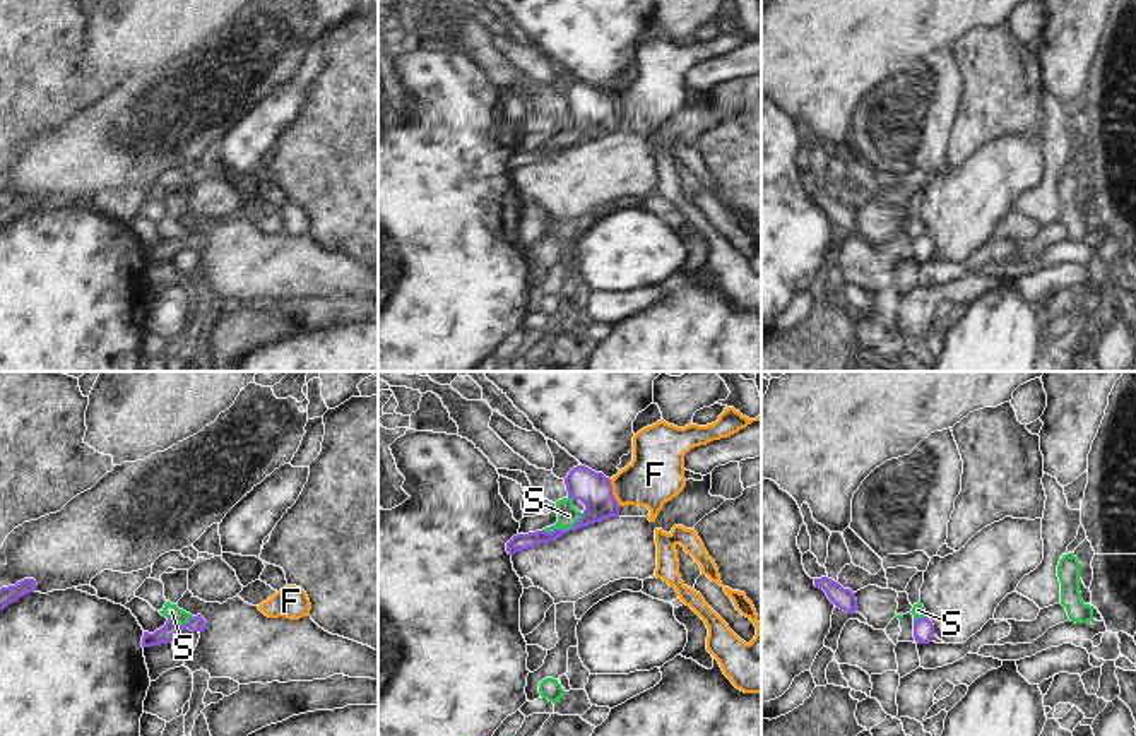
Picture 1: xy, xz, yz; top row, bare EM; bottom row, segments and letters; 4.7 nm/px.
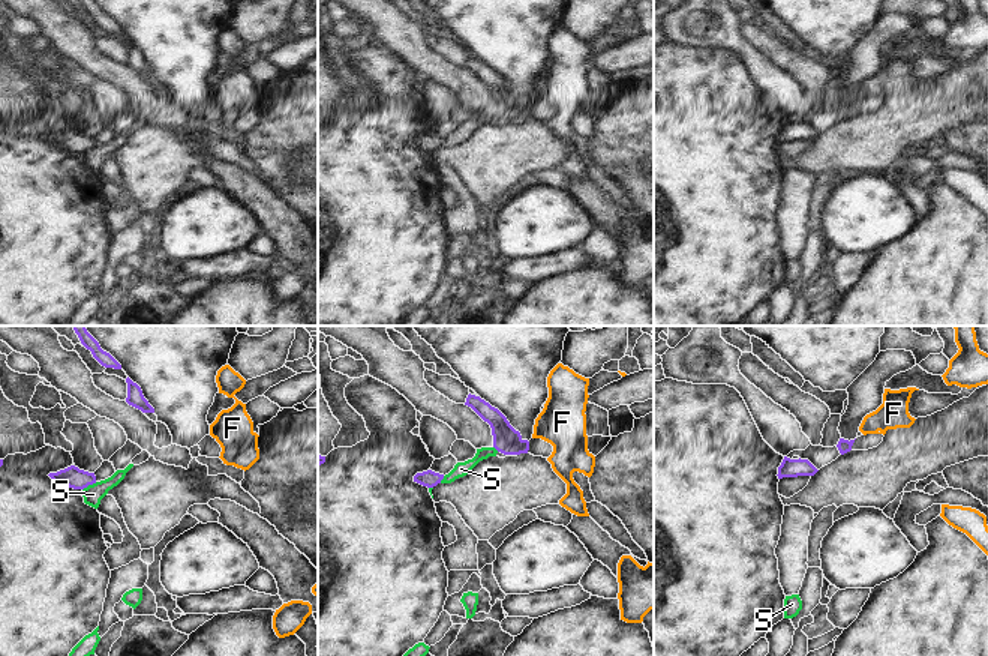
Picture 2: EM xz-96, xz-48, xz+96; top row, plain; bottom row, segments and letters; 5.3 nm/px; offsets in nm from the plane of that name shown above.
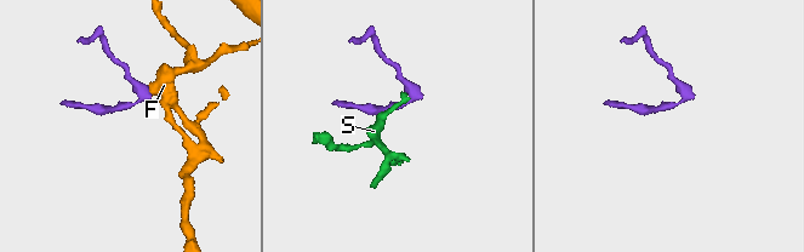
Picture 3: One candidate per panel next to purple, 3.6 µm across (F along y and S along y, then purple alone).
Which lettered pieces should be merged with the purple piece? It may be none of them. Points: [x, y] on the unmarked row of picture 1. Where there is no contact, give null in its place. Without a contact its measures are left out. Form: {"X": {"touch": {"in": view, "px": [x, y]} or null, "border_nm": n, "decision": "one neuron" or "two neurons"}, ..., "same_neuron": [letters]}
{"F": {"touch": {"in": "xz", "px": [611, 110]}, "border_nm": 140, "decision": "one neuron"}, "S": {"touch": {"in": "xz", "px": [563, 146]}, "border_nm": 200, "decision": "two neurons"}, "same_neuron": ["F"]}

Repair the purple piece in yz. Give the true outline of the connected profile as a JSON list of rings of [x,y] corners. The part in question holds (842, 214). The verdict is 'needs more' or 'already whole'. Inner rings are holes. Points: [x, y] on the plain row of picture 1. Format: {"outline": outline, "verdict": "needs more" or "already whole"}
{"outline": [[[821,193],[814,195],[814,202],[823,205],[828,212],[828,216],[840,226],[847,229],[855,229],[857,228],[857,216],[855,209],[850,205],[843,205],[838,199]]], "verdict": "already whole"}

